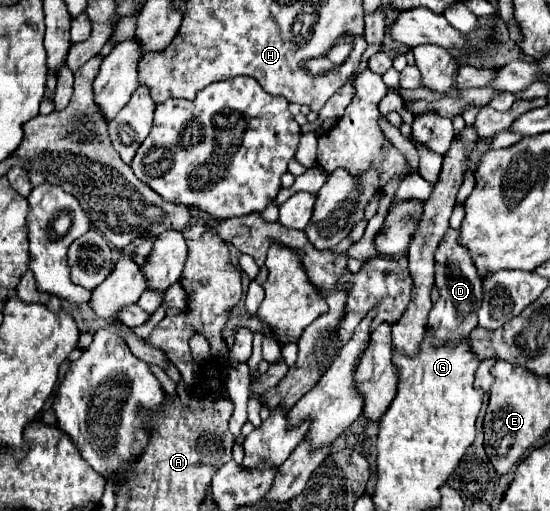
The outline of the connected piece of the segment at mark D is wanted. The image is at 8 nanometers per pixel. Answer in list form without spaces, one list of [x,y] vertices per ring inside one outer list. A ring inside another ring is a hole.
[[[448,228],[436,250],[434,260],[436,260],[436,288],[440,292],[440,300],[430,310],[428,326],[432,326],[440,342],[468,336],[478,326],[476,312],[482,302],[482,280],[476,272],[476,266],[472,264],[472,256],[468,248],[464,248],[458,242],[458,230]]]

